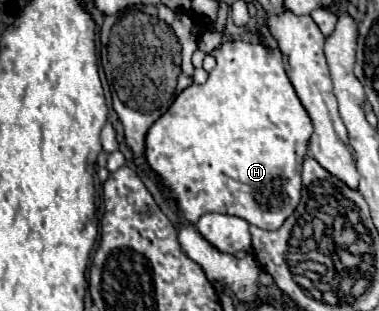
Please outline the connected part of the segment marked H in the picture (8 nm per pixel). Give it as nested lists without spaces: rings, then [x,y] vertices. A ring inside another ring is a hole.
[[[231,40],[231,42],[223,42],[217,50],[213,50],[213,58],[217,60],[217,66],[209,72],[207,82],[201,84],[201,86],[193,84],[193,86],[185,88],[175,98],[171,108],[147,132],[147,140],[145,140],[147,164],[161,178],[161,182],[171,188],[171,196],[177,200],[179,210],[181,210],[181,214],[183,214],[183,218],[187,222],[197,224],[197,220],[203,214],[221,212],[221,214],[239,216],[239,218],[247,220],[249,224],[253,224],[257,228],[263,228],[263,230],[277,230],[295,212],[295,208],[301,202],[301,168],[303,168],[303,158],[307,156],[309,138],[313,134],[313,122],[311,122],[307,110],[303,108],[303,104],[299,102],[299,96],[295,94],[295,88],[291,86],[291,80],[289,80],[289,76],[285,72],[285,66],[283,66],[283,54],[281,54],[279,48],[267,48],[267,46],[259,44],[259,42]]]

